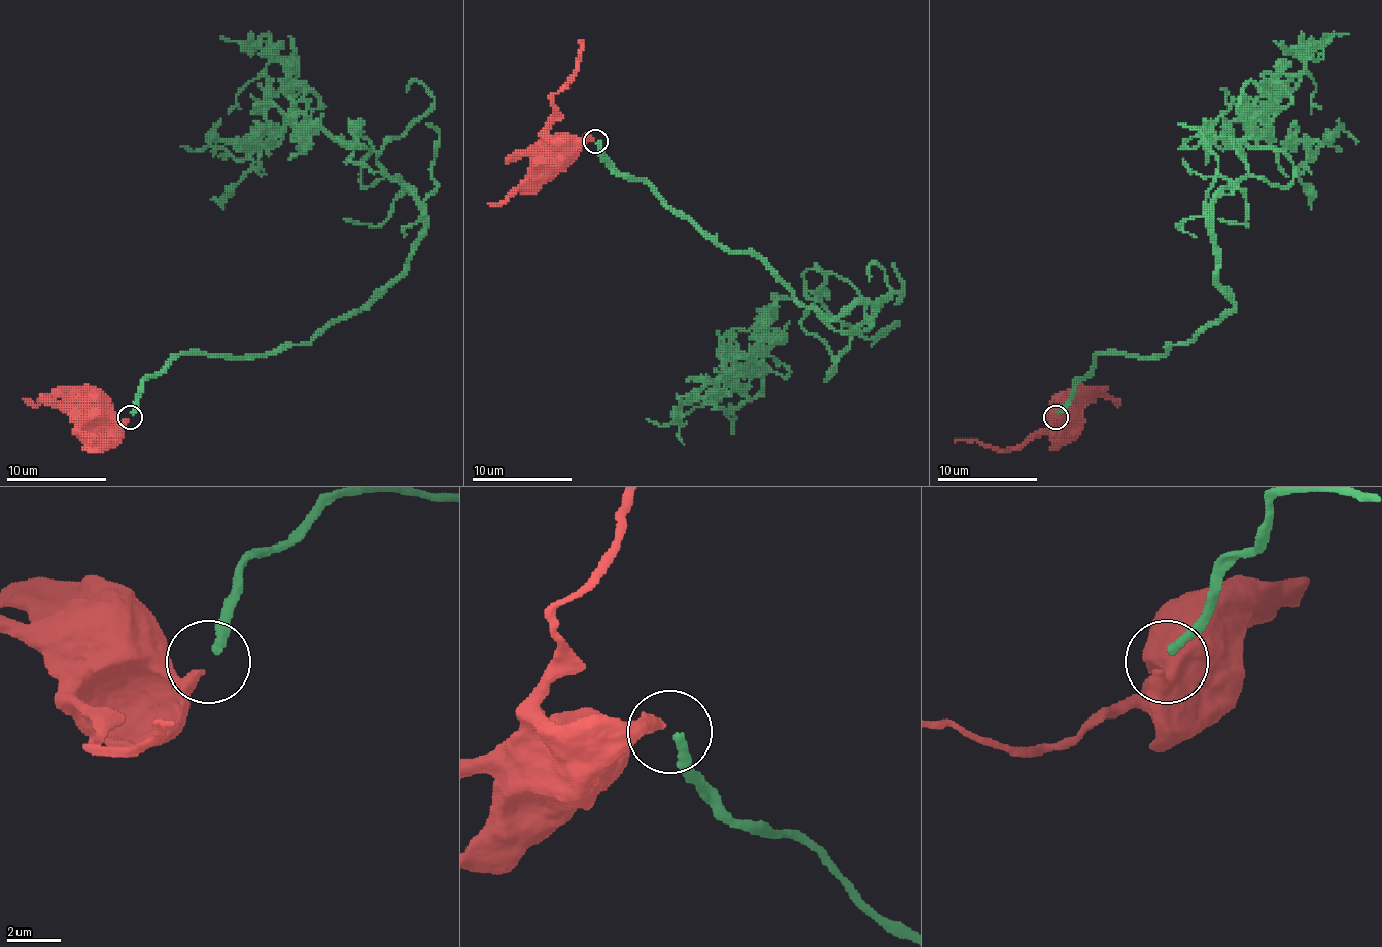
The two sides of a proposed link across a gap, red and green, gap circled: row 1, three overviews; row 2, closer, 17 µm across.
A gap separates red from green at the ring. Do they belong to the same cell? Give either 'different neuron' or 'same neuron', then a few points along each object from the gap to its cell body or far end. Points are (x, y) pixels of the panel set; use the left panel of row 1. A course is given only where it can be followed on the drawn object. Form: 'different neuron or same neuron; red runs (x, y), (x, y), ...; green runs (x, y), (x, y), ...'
same neuron; red runs (128, 419), (115, 424), (100, 412), (91, 410); green runs (133, 414), (180, 354), (353, 314), (423, 229), (366, 148), (261, 104), (294, 59), (228, 113)

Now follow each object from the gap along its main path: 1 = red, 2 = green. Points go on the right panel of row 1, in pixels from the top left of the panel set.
1: (1056, 419), (1058, 424), (1073, 412), (1070, 410)
2: (1058, 414), (1098, 354), (1233, 307), (1213, 202), (1293, 164), (1213, 127), (1308, 59), (1311, 113)

